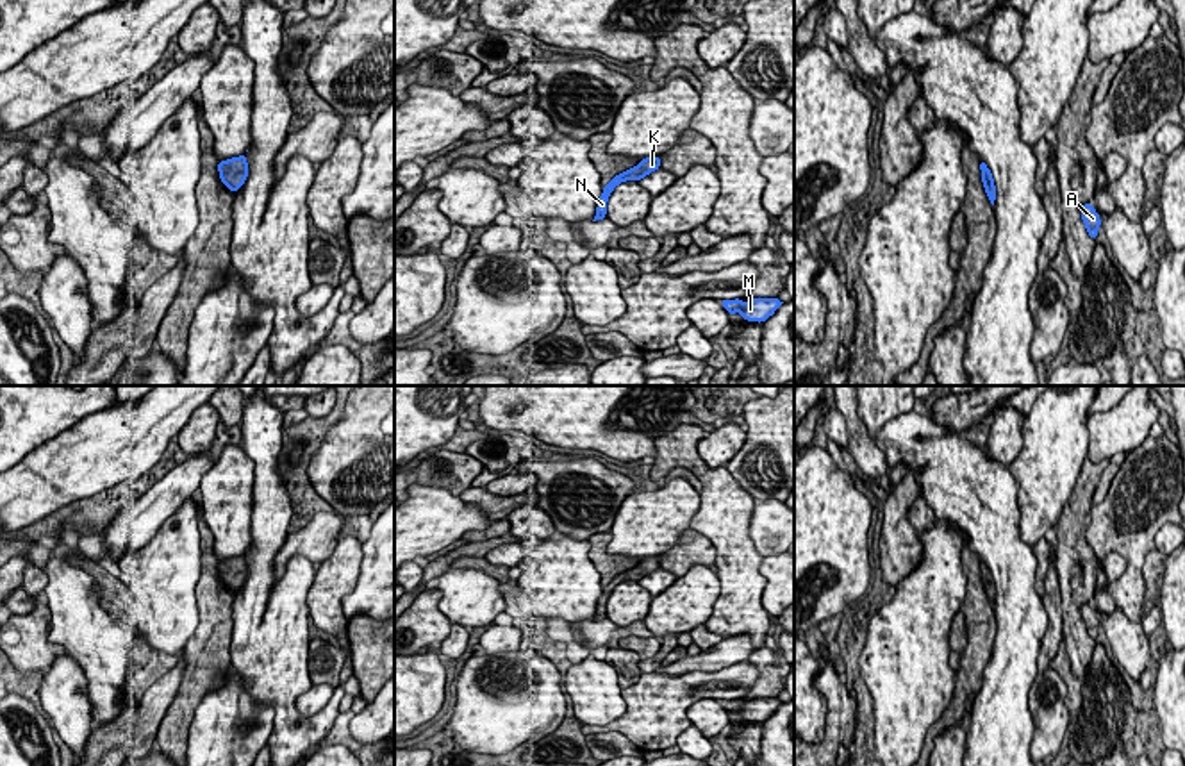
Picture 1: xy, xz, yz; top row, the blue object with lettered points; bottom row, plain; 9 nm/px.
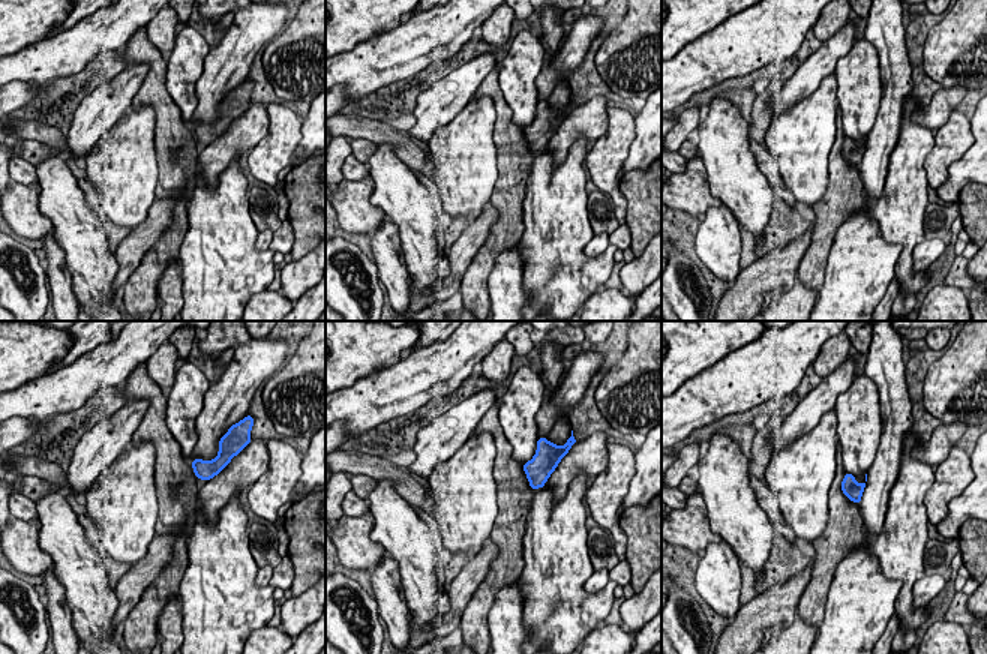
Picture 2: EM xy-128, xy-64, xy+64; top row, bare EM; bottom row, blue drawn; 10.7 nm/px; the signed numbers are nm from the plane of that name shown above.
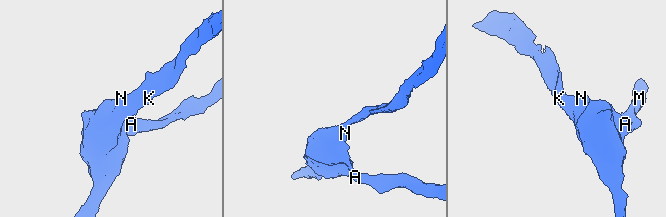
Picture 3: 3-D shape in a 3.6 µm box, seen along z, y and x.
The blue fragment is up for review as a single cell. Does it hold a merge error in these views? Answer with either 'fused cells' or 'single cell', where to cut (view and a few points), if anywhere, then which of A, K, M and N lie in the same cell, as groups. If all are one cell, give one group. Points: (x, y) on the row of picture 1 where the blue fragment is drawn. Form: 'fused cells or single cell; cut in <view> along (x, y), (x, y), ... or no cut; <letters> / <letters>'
single cell; no cut; A K M N

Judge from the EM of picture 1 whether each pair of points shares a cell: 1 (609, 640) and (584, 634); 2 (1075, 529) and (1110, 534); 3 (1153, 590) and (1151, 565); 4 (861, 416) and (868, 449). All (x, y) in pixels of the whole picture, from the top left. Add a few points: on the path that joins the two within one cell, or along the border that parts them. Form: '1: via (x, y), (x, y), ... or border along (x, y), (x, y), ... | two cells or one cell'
1: via (604, 634), (589, 634) | one cell
2: border along (1107, 493), (1093, 507), (1085, 532), (1096, 556) | two cells
3: via (1153, 584), (1153, 570) | one cell
4: via (862, 424), (862, 441) | one cell

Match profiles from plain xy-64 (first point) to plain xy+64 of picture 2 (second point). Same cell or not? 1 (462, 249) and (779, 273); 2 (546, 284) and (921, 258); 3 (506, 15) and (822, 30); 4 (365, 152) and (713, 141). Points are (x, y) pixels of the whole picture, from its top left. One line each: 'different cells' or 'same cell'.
1: same cell
2: different cells
3: same cell
4: different cells

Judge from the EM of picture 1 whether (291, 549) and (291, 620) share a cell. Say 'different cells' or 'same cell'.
different cells

